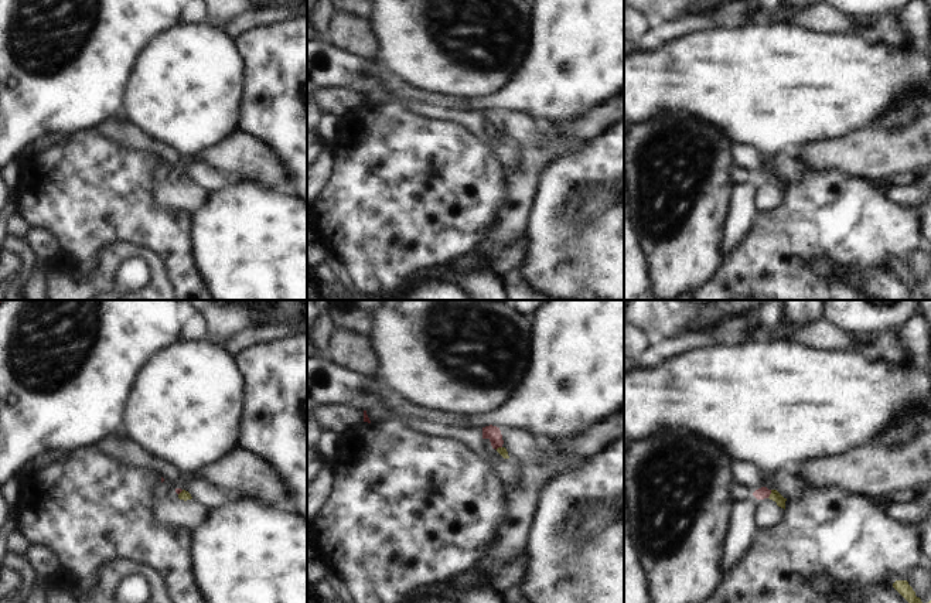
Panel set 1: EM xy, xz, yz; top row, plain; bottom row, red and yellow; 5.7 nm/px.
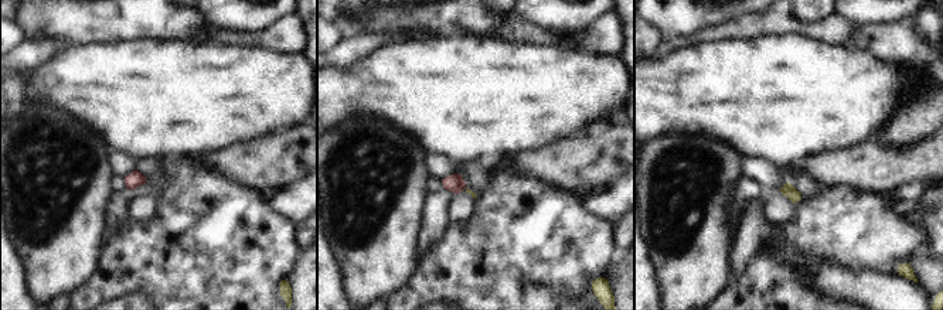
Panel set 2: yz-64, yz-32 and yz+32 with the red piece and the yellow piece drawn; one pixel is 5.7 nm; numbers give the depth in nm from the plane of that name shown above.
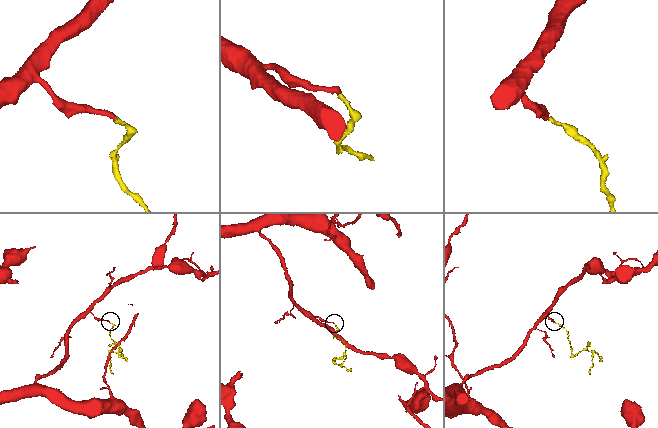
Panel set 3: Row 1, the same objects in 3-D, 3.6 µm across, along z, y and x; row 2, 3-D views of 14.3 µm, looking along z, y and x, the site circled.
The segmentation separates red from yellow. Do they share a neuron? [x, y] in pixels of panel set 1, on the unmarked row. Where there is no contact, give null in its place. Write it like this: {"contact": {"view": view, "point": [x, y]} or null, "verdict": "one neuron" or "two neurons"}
{"contact": {"view": "yz", "point": [770, 176]}, "verdict": "one neuron"}

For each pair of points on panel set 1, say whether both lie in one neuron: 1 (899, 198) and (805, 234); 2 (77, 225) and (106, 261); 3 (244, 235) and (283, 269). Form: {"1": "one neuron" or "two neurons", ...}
{"1": "two neurons", "2": "two neurons", "3": "one neuron"}

